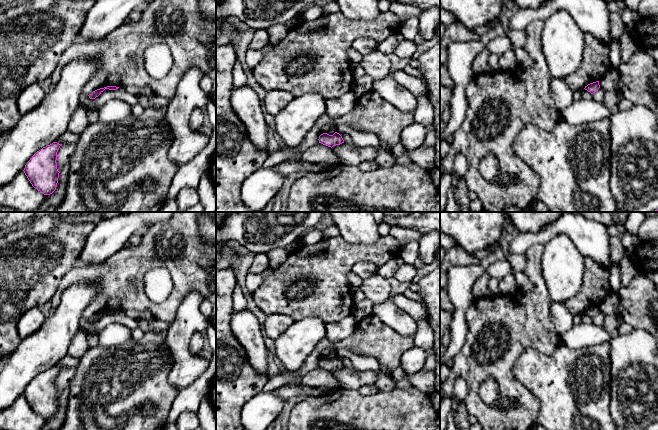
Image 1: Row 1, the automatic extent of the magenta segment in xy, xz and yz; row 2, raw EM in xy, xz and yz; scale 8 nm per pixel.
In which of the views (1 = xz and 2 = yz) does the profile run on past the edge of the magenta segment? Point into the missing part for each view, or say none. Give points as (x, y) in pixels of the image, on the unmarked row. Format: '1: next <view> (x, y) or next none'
1: next none
2: next none

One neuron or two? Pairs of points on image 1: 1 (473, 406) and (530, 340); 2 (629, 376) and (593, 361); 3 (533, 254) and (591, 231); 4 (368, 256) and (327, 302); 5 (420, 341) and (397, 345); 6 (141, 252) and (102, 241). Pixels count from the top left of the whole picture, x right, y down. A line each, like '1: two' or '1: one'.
1: one
2: two
3: two
4: one
5: two
6: two

